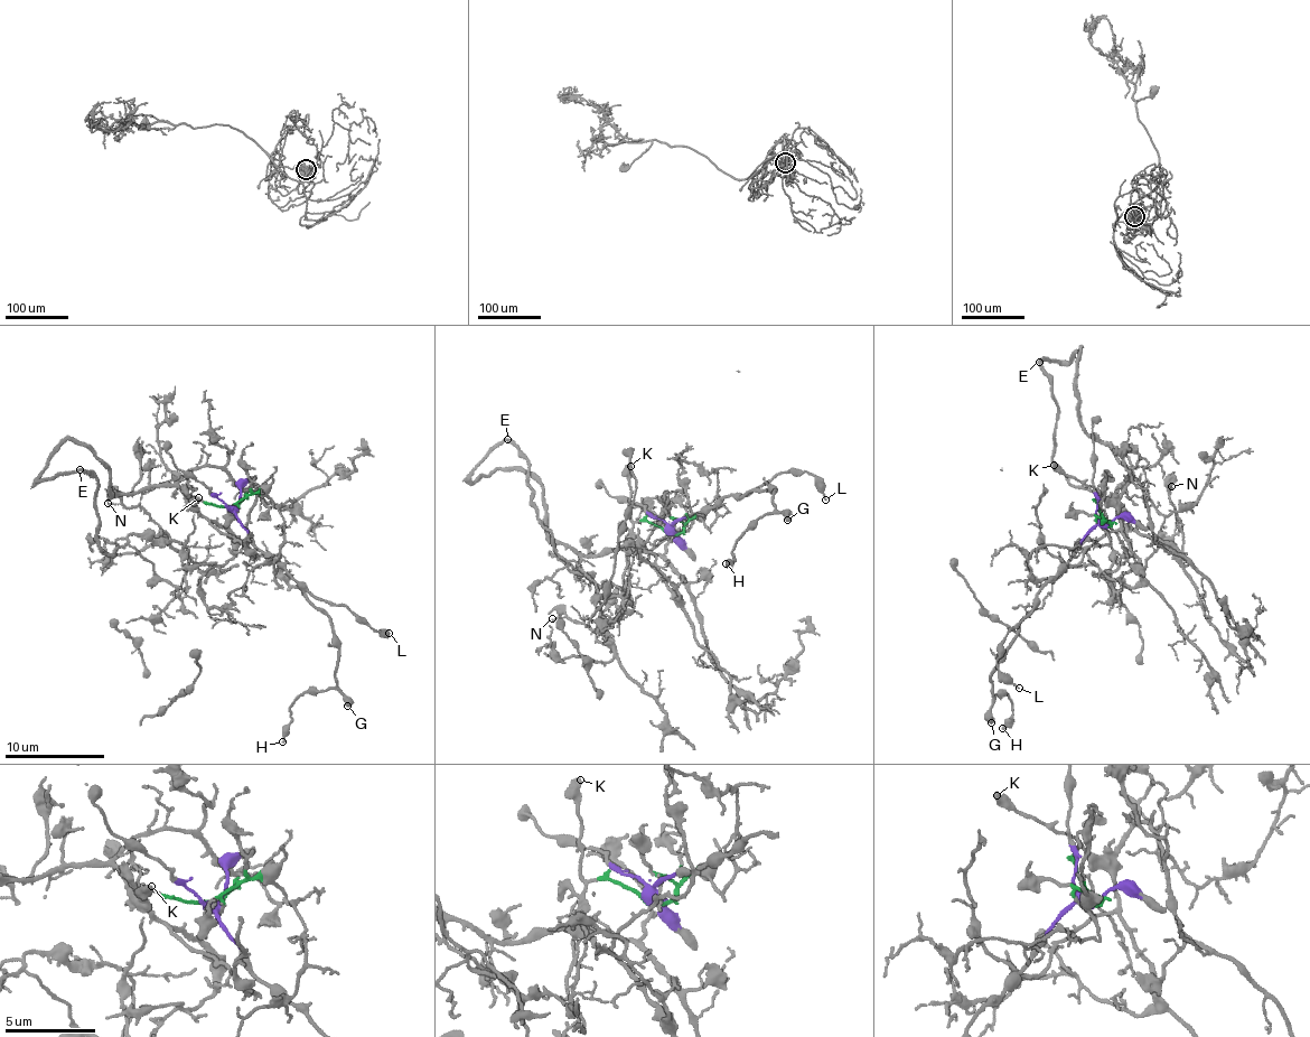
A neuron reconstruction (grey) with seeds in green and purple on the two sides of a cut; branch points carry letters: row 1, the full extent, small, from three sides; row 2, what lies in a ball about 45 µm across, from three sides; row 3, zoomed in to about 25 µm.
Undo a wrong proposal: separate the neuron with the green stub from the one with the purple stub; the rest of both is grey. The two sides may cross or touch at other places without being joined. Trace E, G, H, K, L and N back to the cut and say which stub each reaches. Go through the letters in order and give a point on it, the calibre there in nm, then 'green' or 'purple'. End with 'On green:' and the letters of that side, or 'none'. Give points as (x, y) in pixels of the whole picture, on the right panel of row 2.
E: (1039, 362) | 200 nm | green
G: (991, 722) | 480 nm | purple
H: (1002, 728) | 300 nm | purple
K: (1054, 465) | 320 nm | green
L: (1019, 688) | 110 nm | purple
N: (1171, 486) | 120 nm | green
On green: E, K, N

